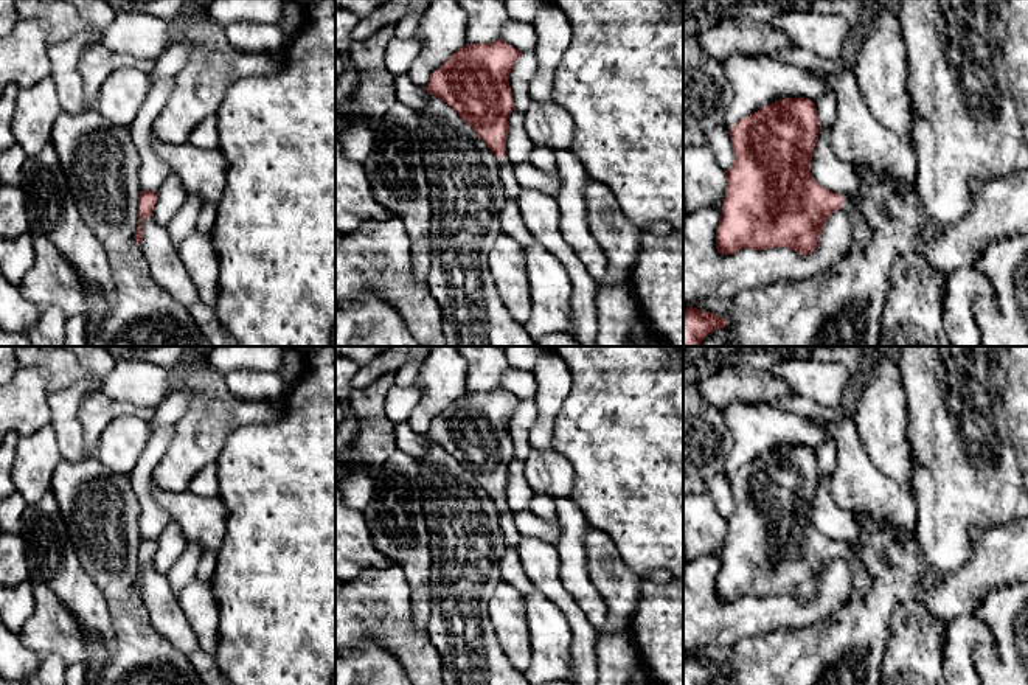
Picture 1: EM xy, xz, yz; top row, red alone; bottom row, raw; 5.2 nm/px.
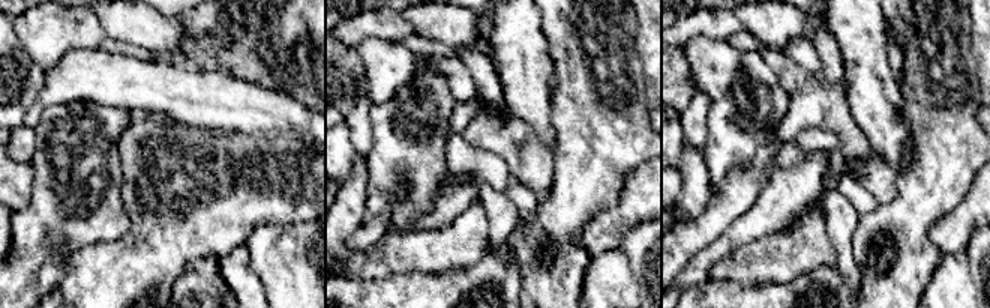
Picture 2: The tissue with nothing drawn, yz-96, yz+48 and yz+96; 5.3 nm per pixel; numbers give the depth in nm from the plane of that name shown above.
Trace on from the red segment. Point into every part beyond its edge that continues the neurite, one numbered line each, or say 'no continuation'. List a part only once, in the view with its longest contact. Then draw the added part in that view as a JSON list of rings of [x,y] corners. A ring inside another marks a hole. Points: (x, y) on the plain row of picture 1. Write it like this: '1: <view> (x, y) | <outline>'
1: yz (861, 580) | [[[843,548],[842,558],[845,559],[846,567],[849,570],[849,578],[854,590],[859,595],[865,595],[871,589],[871,578],[870,573],[867,572],[865,564],[848,548]]]

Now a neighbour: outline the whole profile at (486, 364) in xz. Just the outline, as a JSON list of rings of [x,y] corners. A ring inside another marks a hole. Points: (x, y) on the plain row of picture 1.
[[[460,346],[467,362],[467,391],[491,391],[500,387],[502,374],[509,368],[503,346]]]

